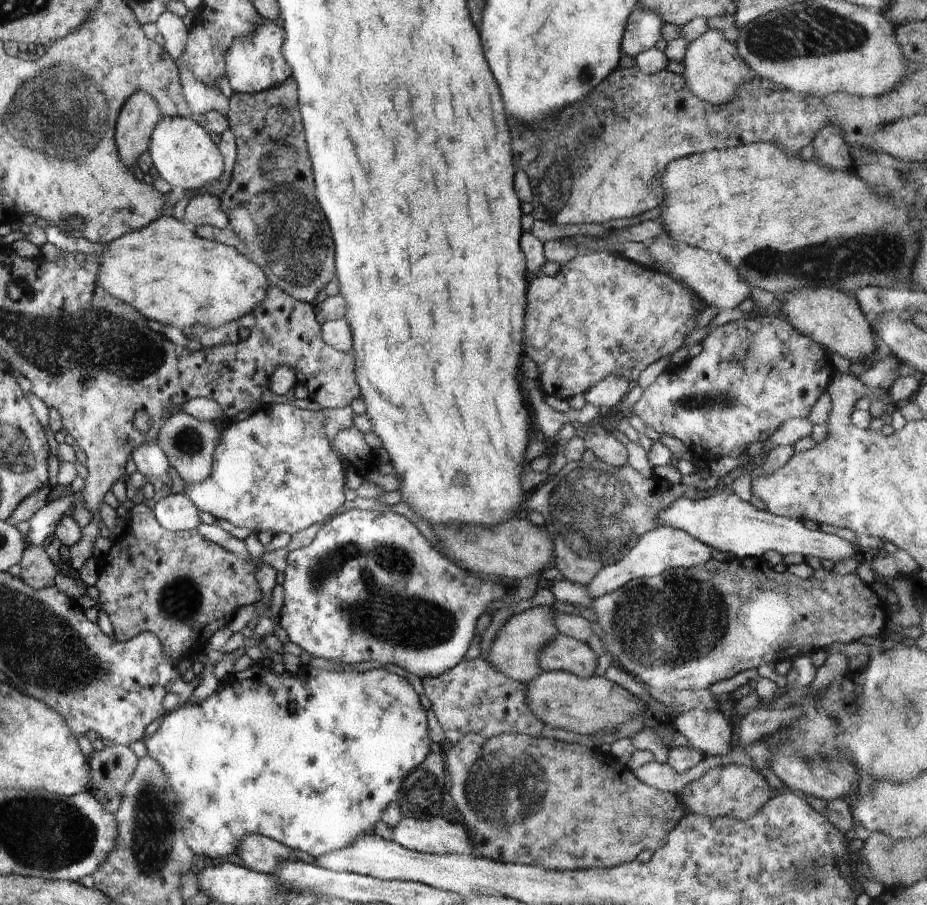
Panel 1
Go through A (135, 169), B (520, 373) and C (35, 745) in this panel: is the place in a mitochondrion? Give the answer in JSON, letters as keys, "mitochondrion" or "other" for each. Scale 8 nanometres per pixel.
{"A":"other","B":"other","C":"other"}

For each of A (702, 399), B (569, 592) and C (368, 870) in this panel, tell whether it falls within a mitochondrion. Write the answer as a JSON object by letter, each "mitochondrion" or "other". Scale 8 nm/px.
{"A":"mitochondrion","B":"other","C":"other"}

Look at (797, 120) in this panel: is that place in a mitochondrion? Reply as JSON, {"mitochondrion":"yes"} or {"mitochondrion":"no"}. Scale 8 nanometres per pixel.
{"mitochondrion":"no"}

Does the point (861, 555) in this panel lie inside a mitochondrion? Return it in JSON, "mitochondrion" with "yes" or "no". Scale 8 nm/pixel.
{"mitochondrion":"no"}

